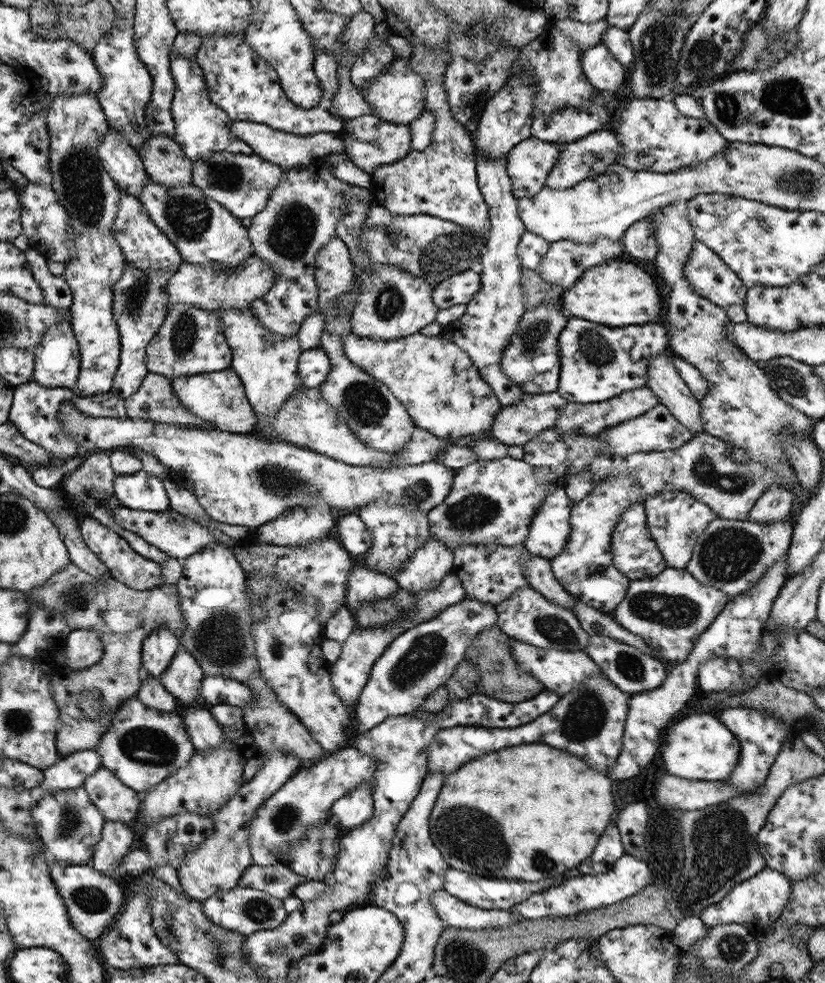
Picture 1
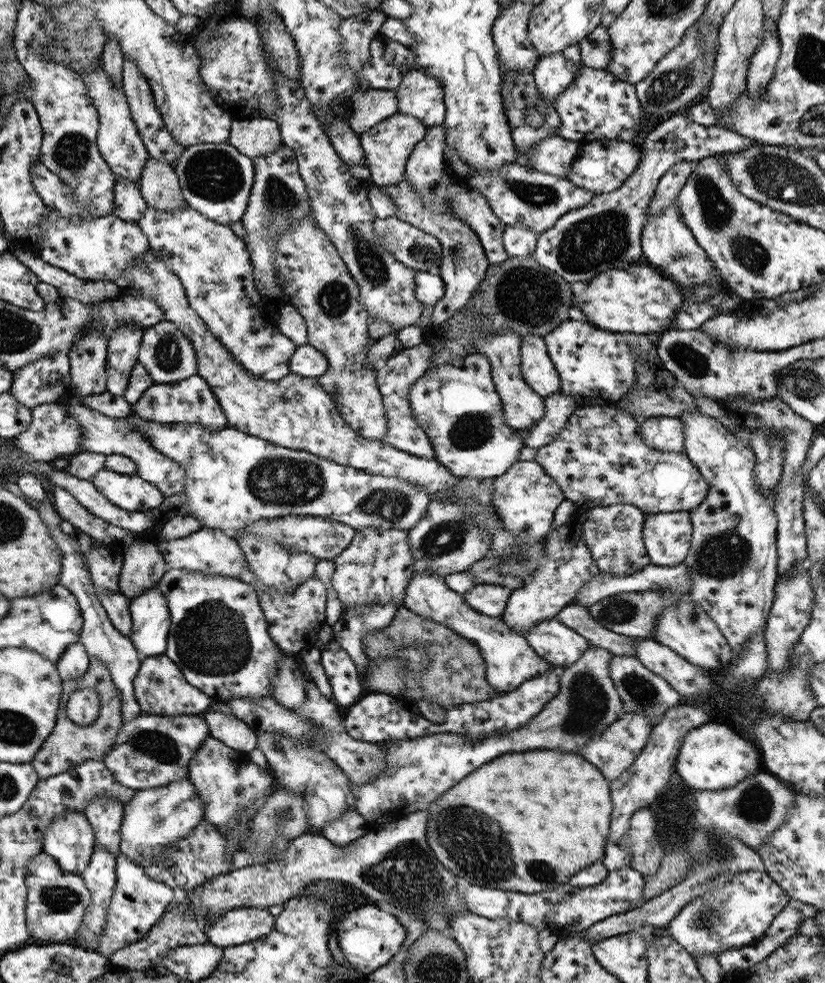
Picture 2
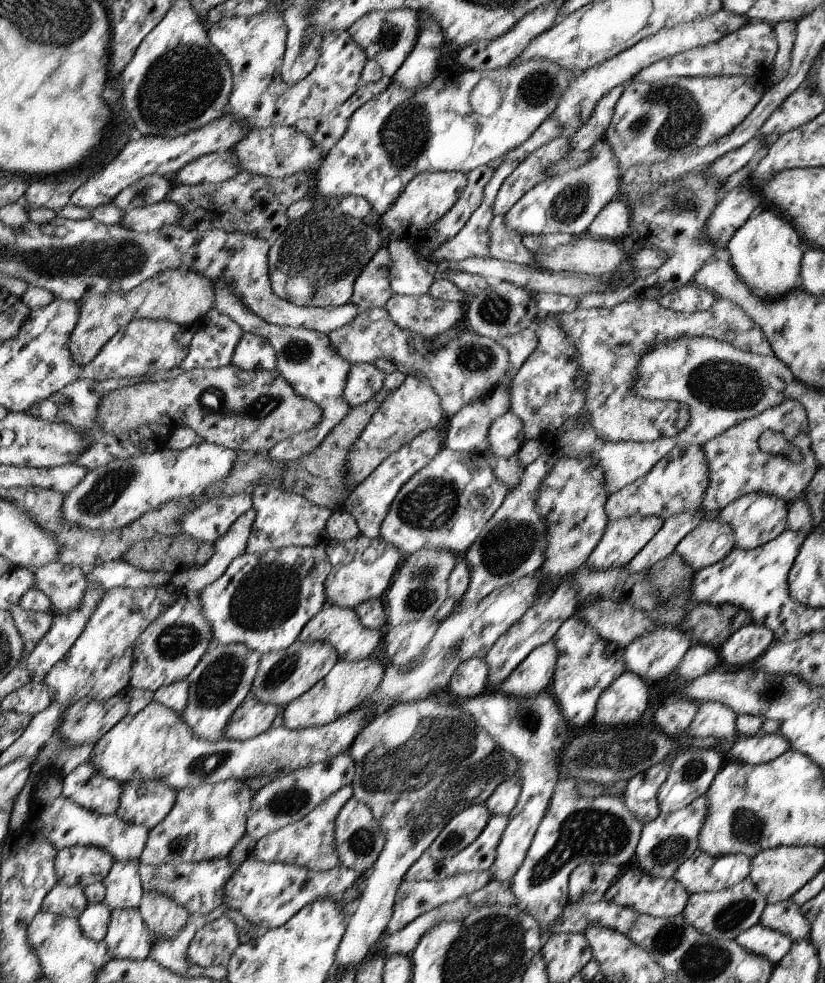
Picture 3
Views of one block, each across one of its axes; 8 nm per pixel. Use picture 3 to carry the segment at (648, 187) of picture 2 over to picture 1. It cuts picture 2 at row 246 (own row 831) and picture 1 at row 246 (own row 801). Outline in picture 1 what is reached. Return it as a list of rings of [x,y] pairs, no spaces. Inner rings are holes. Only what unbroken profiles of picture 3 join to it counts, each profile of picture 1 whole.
[[[605,237],[598,239],[596,243],[561,240],[551,244],[536,271],[548,285],[560,286],[566,290],[578,282],[586,268],[614,258],[624,258],[621,240],[611,242]]]

